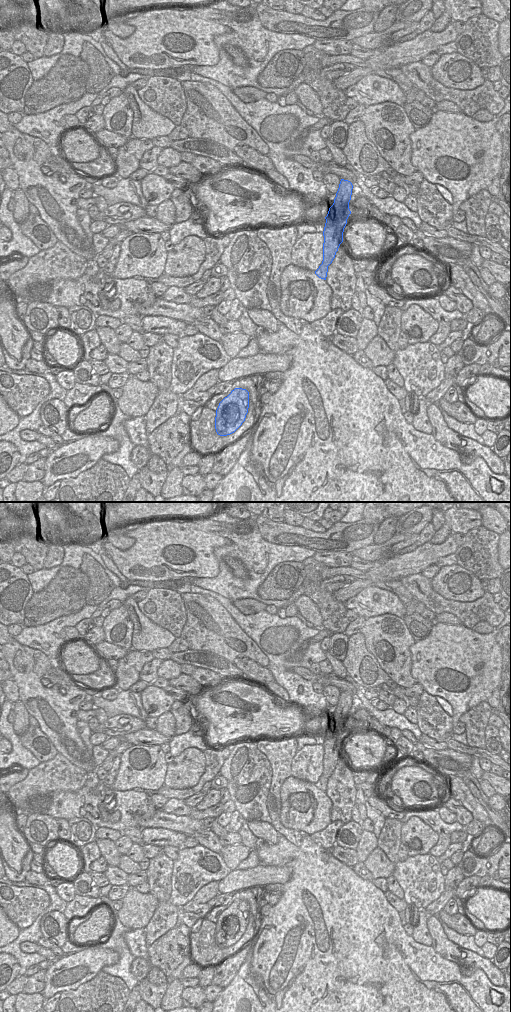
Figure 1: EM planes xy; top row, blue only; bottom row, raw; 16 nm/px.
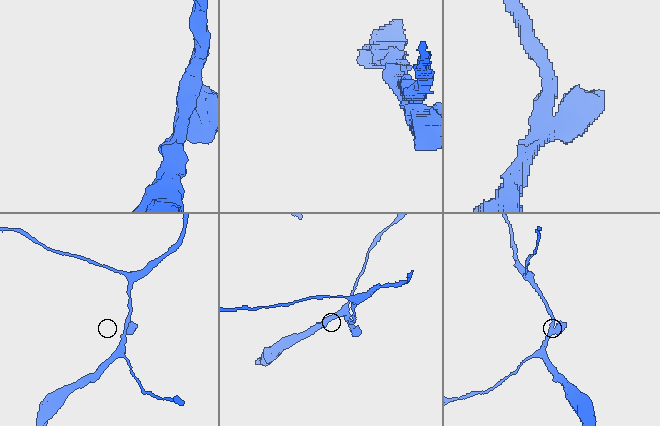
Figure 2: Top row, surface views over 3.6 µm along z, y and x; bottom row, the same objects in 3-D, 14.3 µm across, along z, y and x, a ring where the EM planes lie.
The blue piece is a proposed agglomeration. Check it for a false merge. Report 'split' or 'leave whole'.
split

